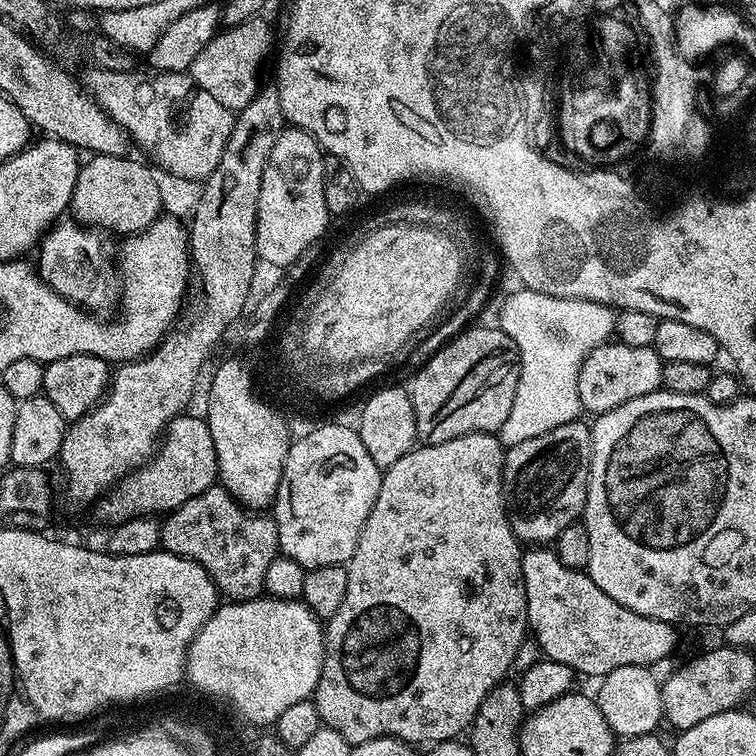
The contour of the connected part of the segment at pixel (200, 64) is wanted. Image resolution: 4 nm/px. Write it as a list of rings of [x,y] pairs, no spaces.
[[[264,18],[225,27],[198,54],[190,69],[190,79],[195,87],[206,90],[206,94],[211,94],[217,102],[222,102],[222,106],[235,114],[250,106],[250,102],[260,91],[260,67],[271,48],[272,28]]]

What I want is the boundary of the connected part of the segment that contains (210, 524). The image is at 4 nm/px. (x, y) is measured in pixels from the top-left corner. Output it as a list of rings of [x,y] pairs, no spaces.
[[[223,486],[202,490],[167,513],[160,526],[160,543],[165,552],[198,561],[216,583],[217,593],[232,602],[254,600],[264,592],[266,566],[280,552],[275,519],[245,508]]]

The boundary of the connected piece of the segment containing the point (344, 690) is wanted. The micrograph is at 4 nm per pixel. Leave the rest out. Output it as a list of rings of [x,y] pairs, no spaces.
[[[467,432],[458,438],[450,438],[450,442],[417,446],[398,458],[398,462],[383,469],[378,498],[362,526],[354,554],[346,565],[346,602],[342,602],[342,606],[338,606],[338,614],[334,614],[326,622],[322,674],[314,693],[321,725],[342,734],[349,745],[355,746],[383,736],[392,736],[409,746],[431,746],[445,740],[455,740],[461,735],[459,732],[467,733],[471,729],[472,719],[478,714],[478,706],[486,702],[486,694],[505,683],[507,676],[504,675],[513,671],[515,655],[530,629],[526,586],[520,561],[522,544],[510,526],[508,511],[504,509],[505,451],[499,435],[491,432]]]

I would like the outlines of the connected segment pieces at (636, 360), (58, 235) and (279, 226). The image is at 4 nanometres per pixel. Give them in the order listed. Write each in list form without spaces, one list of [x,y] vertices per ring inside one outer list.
[[[609,342],[598,346],[584,360],[578,376],[578,398],[585,413],[599,414],[622,406],[634,398],[642,398],[651,392],[661,391],[662,370],[665,361],[661,360],[655,348],[646,346],[626,346],[619,342]]]
[[[75,219],[66,220],[53,224],[39,241],[38,275],[59,296],[76,307],[89,314],[104,314],[100,312],[106,311],[111,304],[113,307],[118,300],[118,276],[114,271],[113,257],[112,260],[108,257],[108,248],[104,245],[105,237]]]
[[[285,127],[284,133],[274,142],[266,170],[262,174],[262,186],[258,190],[258,214],[256,215],[256,254],[261,261],[276,268],[287,269],[301,259],[300,255],[328,228],[330,217],[326,210],[326,197],[322,194],[324,157],[320,144],[310,133],[300,128]]]

